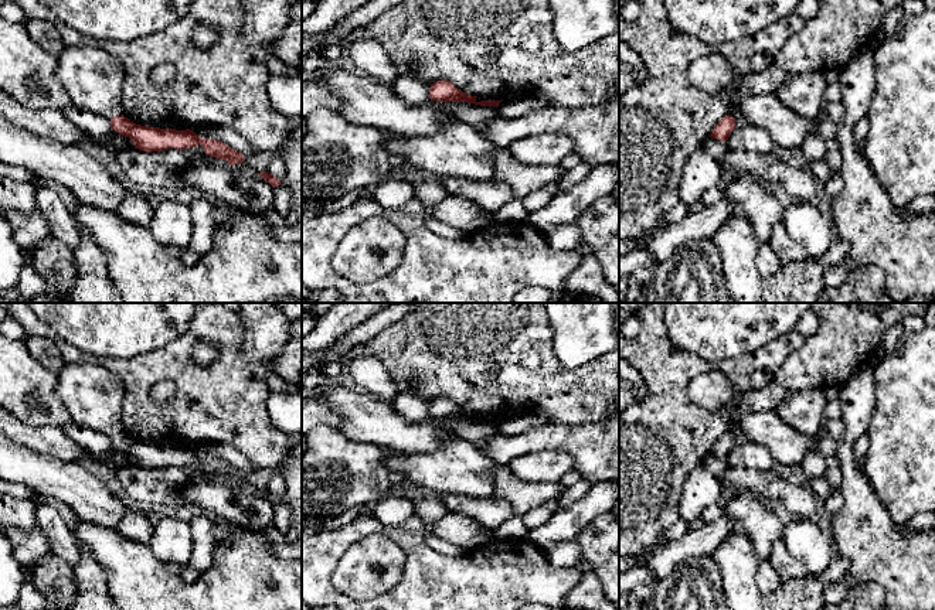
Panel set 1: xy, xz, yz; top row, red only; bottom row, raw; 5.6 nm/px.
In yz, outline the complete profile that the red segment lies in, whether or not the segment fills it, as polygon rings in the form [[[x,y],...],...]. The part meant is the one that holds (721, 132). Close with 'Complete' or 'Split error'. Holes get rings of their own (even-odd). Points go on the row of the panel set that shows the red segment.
[[[718,52],[694,59],[688,68],[688,79],[696,88],[708,93],[730,92],[730,113],[717,123],[710,134],[720,142],[727,142],[737,127],[734,117],[741,113],[742,100],[749,96],[776,92],[786,76],[788,74],[776,64],[761,72],[741,74]]]. Split error

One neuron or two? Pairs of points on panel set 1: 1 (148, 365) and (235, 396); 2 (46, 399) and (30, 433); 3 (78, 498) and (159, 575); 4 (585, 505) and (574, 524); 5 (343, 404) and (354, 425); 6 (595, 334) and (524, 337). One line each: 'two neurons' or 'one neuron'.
1: one neuron
2: two neurons
3: two neurons
4: one neuron
5: one neuron
6: two neurons

